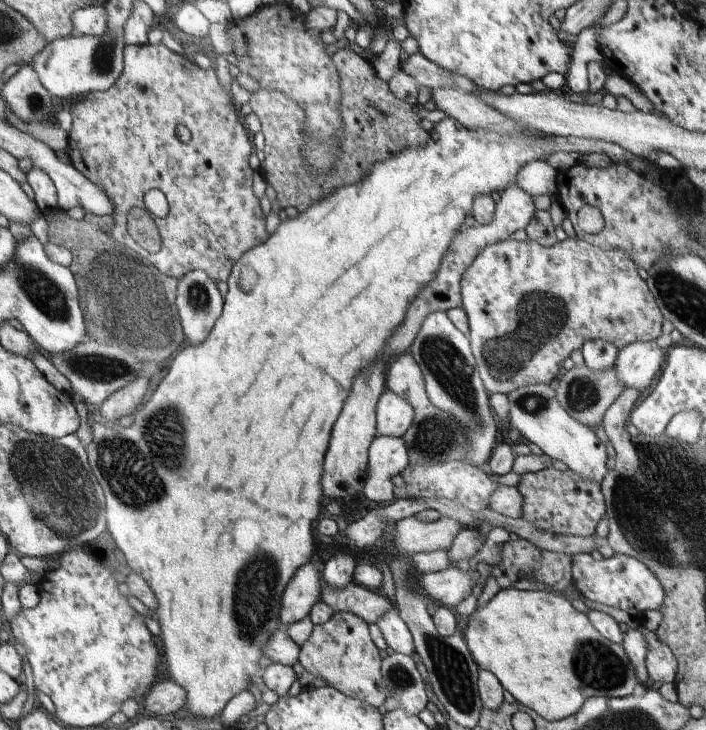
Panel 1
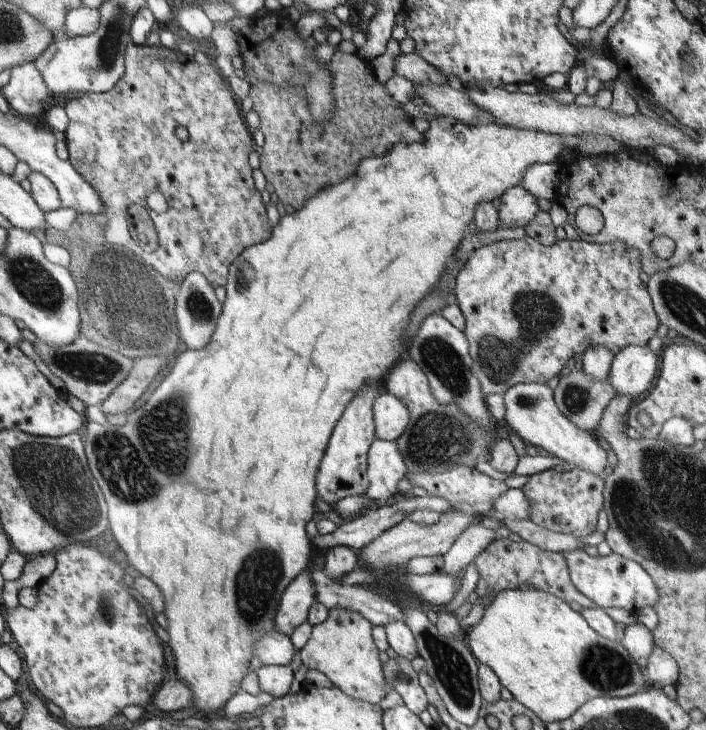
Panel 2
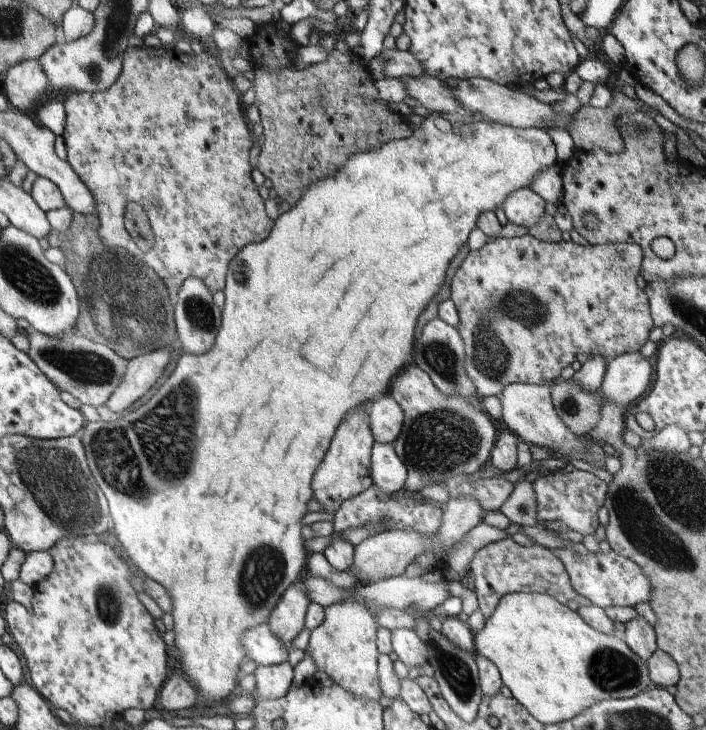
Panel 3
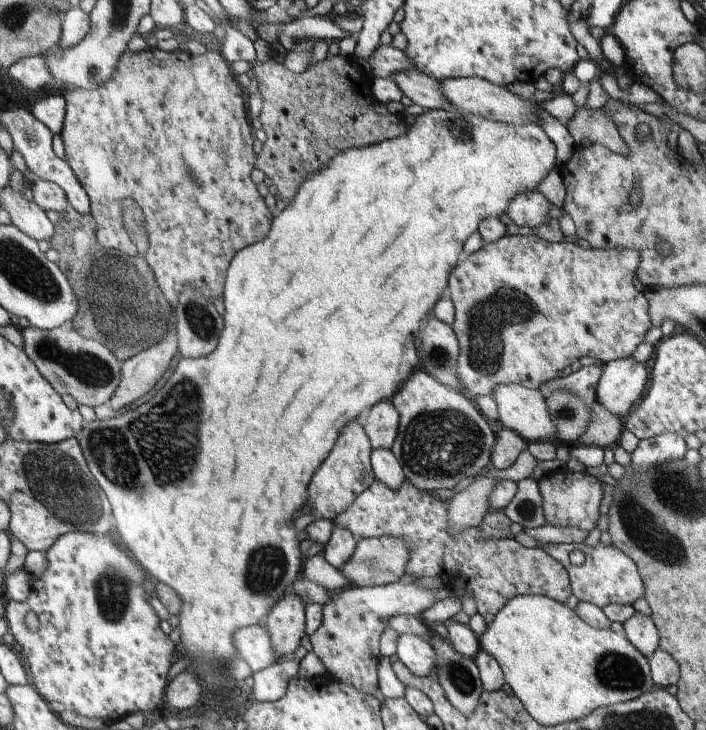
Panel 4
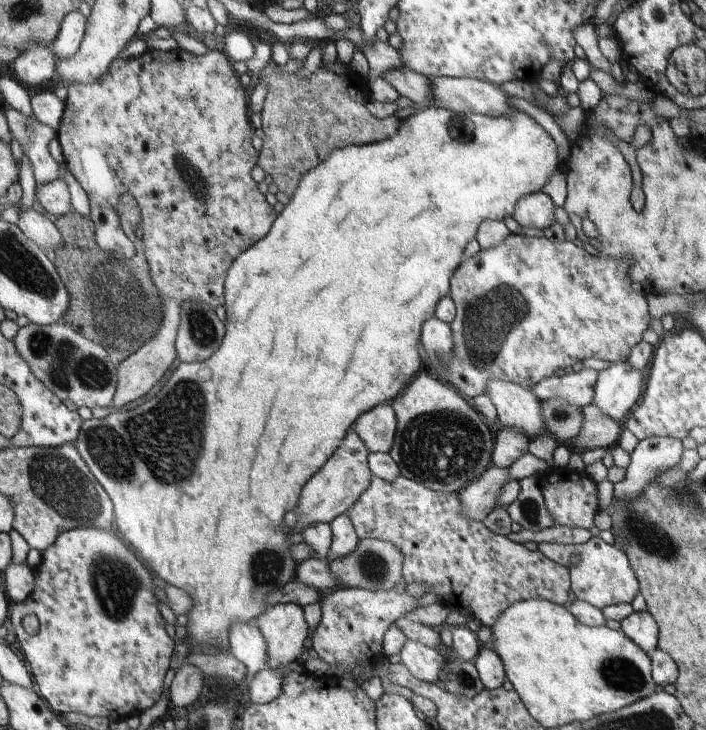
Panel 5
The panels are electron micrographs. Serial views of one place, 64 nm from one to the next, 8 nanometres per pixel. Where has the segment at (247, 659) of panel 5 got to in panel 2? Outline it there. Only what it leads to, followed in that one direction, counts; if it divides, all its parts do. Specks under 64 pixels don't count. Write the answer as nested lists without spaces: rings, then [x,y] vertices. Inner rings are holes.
[[[275,628],[263,638],[255,642],[255,656],[265,664],[265,666],[289,666],[289,662],[295,656],[295,646],[291,644],[289,636],[277,632]]]

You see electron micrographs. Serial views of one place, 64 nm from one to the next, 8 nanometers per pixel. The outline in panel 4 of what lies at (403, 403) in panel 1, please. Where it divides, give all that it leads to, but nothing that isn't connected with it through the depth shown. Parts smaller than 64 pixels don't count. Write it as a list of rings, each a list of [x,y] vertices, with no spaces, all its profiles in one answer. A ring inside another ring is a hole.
[[[381,400],[371,406],[363,426],[373,450],[391,450],[399,434],[399,412],[391,400]]]

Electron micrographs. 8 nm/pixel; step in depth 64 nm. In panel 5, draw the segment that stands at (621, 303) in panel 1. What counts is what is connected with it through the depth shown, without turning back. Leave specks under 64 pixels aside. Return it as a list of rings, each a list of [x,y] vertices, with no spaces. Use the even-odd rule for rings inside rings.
[[[511,234],[505,236],[499,244],[487,248],[487,250],[479,250],[475,256],[471,258],[463,258],[461,264],[453,270],[451,278],[449,278],[449,300],[455,306],[455,318],[451,322],[451,334],[453,334],[453,356],[447,362],[445,370],[447,370],[447,380],[449,386],[455,388],[461,398],[473,400],[475,396],[483,396],[487,382],[511,382],[515,386],[521,386],[523,390],[531,390],[535,388],[537,382],[557,376],[561,374],[561,370],[571,368],[575,362],[581,362],[583,358],[597,358],[603,362],[627,362],[627,358],[631,356],[631,350],[643,342],[643,332],[649,328],[651,316],[649,316],[649,306],[643,294],[637,294],[631,288],[631,282],[627,278],[627,266],[631,266],[631,258],[607,258],[603,254],[587,254],[583,248],[575,246],[573,242],[551,242],[547,238],[529,238],[529,236],[521,236],[521,234]]]

